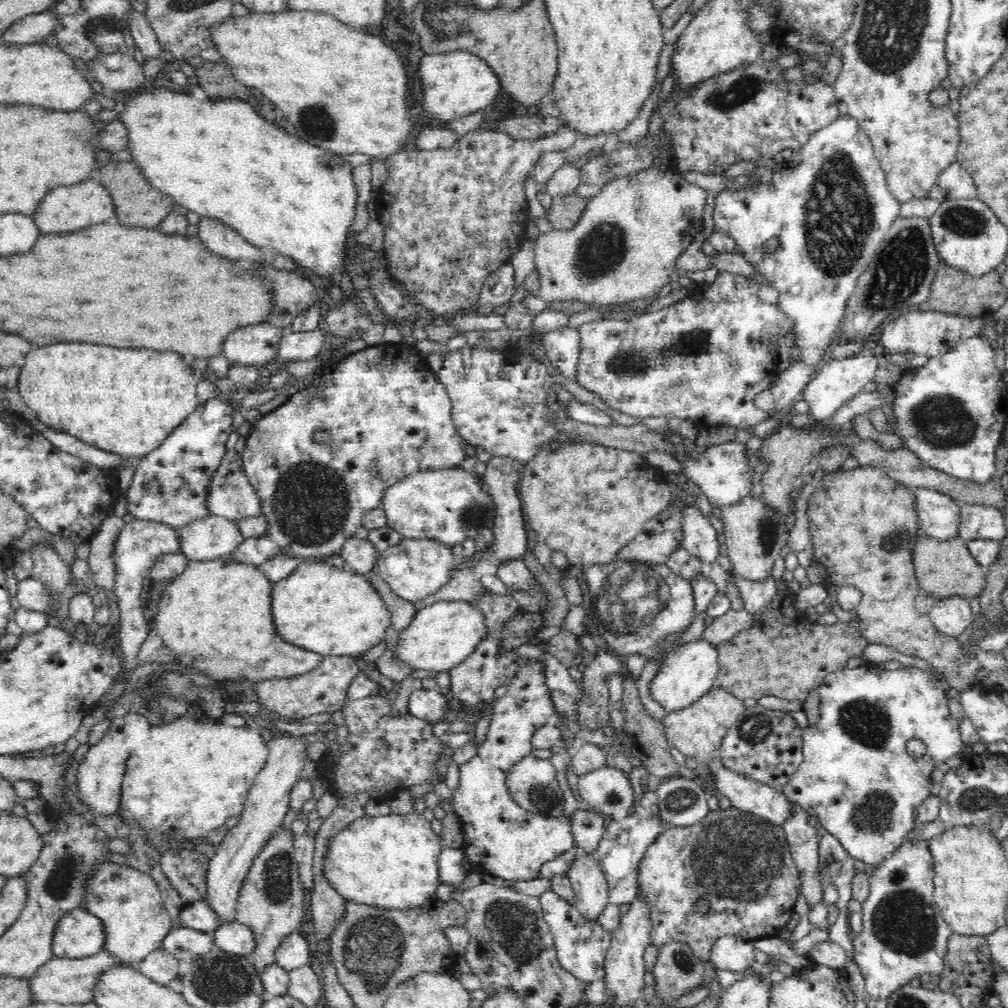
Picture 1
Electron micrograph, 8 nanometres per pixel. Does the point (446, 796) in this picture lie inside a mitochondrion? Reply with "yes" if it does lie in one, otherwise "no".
no

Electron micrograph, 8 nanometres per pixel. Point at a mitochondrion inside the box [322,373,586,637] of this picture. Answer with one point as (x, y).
(475, 516)

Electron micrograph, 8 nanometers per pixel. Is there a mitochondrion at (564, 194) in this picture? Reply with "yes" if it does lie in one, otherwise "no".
no

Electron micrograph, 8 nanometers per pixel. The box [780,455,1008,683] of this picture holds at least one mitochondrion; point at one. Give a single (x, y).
(897, 539)

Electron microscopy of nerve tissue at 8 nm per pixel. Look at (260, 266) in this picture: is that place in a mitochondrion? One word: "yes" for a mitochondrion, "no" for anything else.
no

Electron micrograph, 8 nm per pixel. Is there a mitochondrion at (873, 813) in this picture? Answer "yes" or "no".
yes

